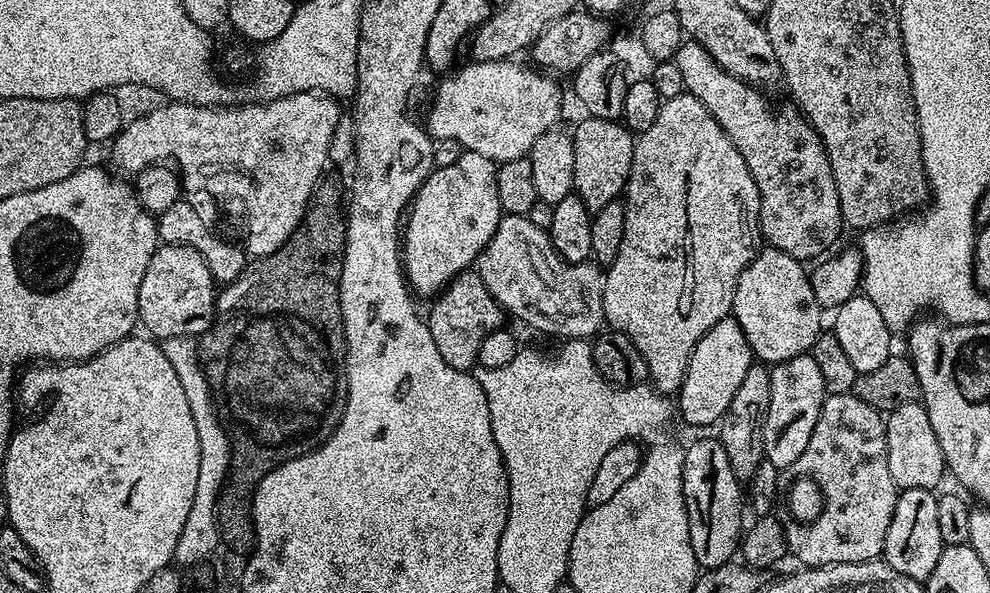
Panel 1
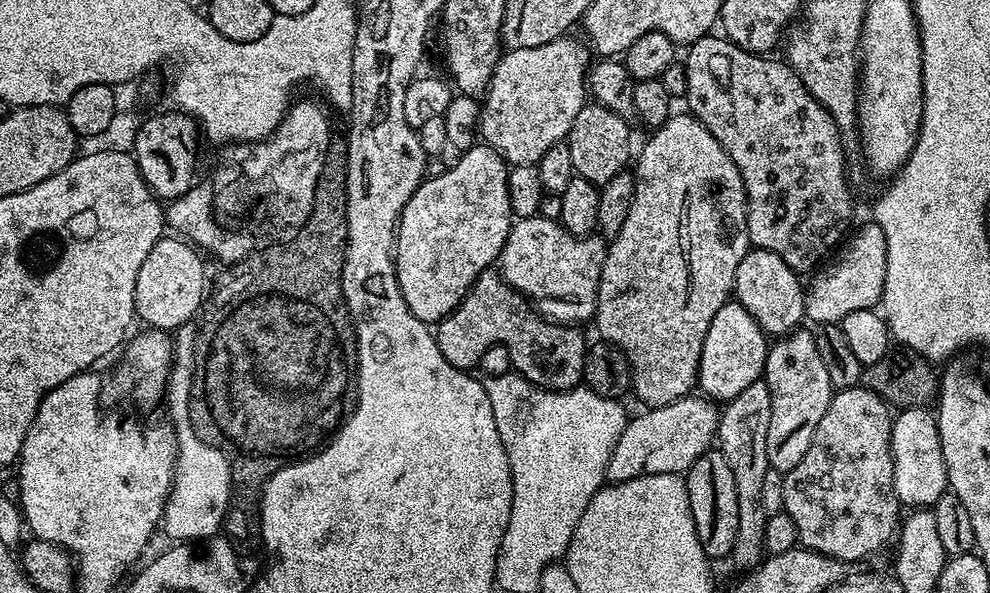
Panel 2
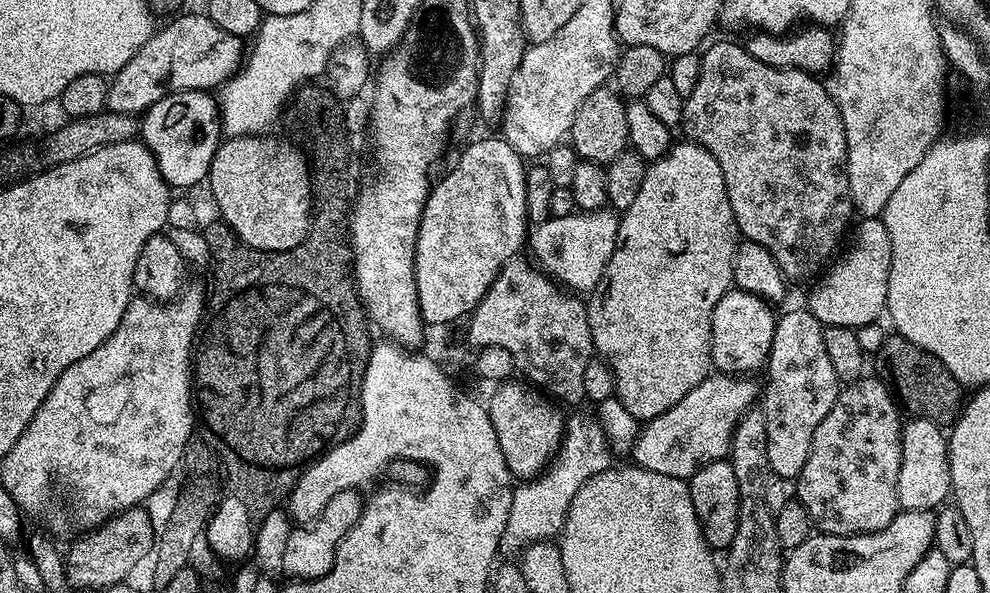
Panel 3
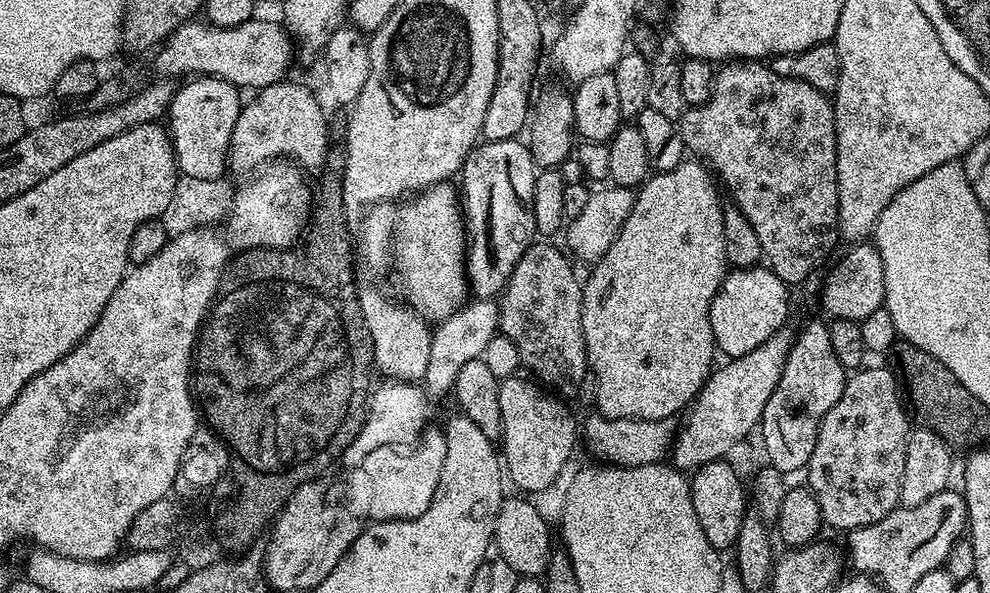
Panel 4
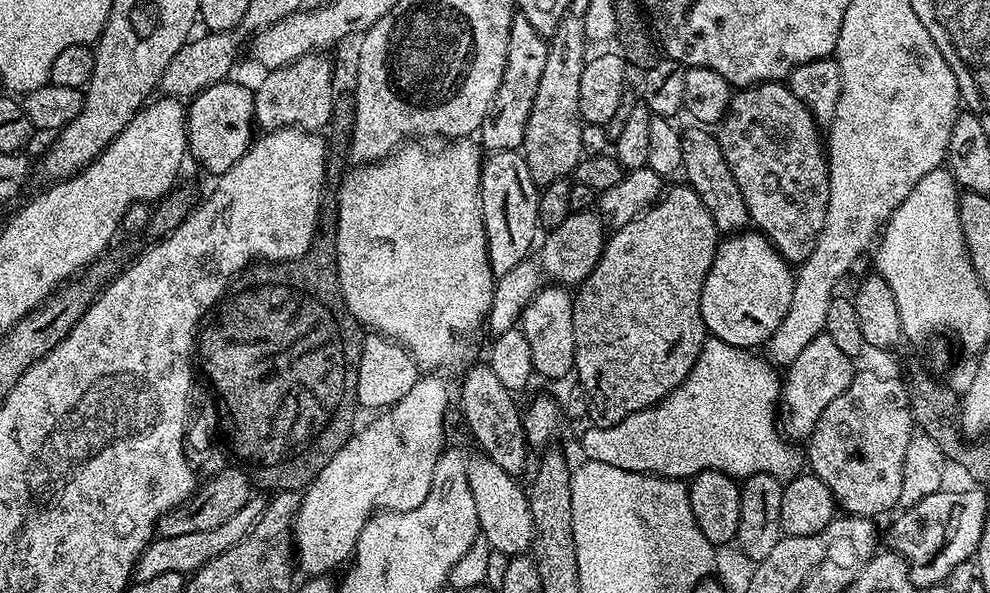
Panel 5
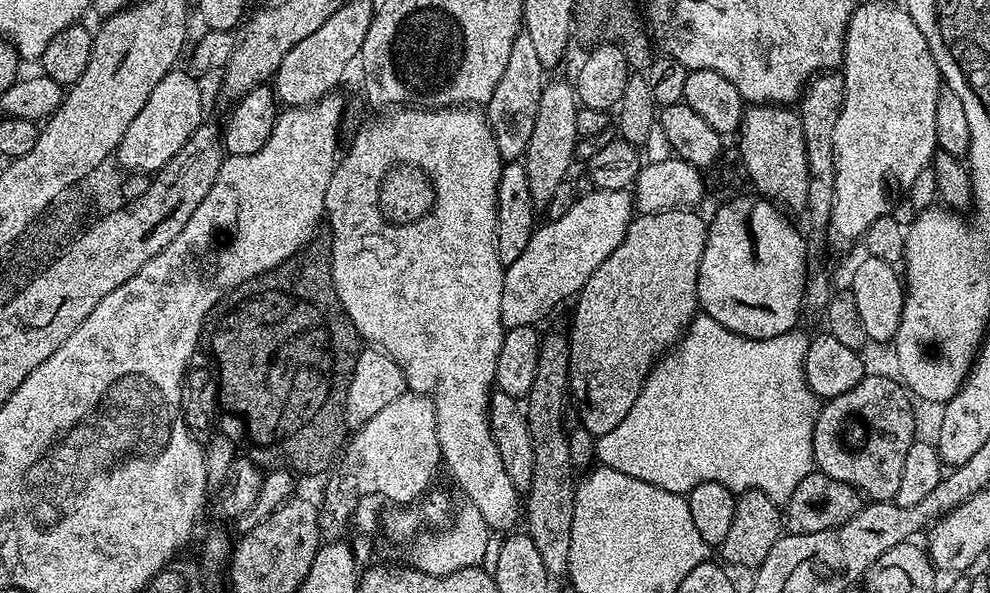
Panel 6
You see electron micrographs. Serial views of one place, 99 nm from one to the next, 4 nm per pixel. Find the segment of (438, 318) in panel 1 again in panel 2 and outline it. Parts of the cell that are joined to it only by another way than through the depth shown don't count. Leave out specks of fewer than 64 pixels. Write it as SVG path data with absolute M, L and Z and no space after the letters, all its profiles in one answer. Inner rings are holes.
M489 270L479 276L457 308L435 325L434 335L442 358L450 366L471 369L479 365L492 344L501 344L510 354L513 369L529 383L560 392L577 387L584 378L584 356L590 344L580 331L579 327L544 319L528 297L511 288L499 271Z

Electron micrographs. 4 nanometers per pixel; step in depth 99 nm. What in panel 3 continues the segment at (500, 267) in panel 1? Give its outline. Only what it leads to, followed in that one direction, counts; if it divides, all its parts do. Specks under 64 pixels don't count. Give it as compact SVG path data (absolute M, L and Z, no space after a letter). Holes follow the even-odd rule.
M576 210L571 216L551 217L535 225L526 237L526 244L529 249L532 247L531 259L557 284L576 294L588 294L598 286L606 262L614 254L619 225L615 211Z

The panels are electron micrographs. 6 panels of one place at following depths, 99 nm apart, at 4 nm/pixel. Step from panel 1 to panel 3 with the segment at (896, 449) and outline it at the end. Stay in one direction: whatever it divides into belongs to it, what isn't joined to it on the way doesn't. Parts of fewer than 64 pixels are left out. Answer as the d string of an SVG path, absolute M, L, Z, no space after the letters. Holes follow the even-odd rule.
M912 418L901 427L900 433L902 434L902 466L898 470L900 508L910 512L939 509L949 499L952 491L952 471L948 461L948 437L945 429L929 420Z

